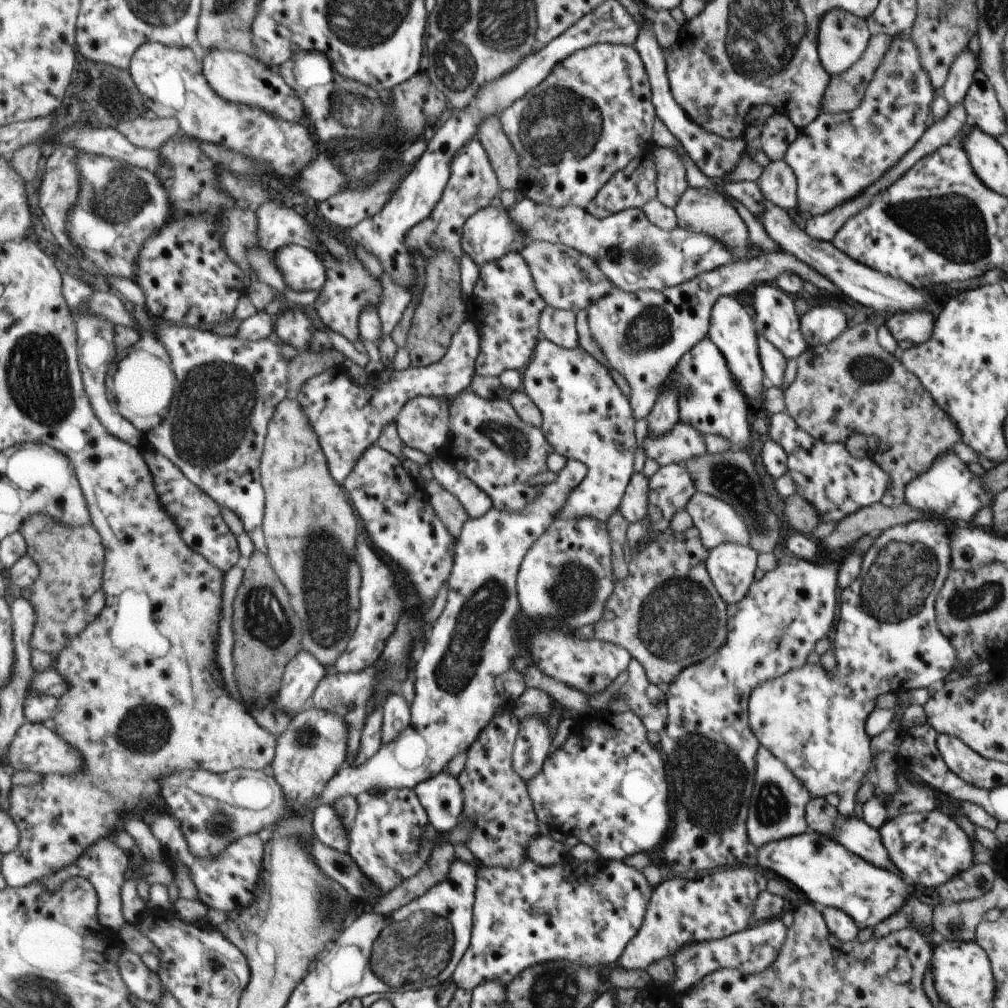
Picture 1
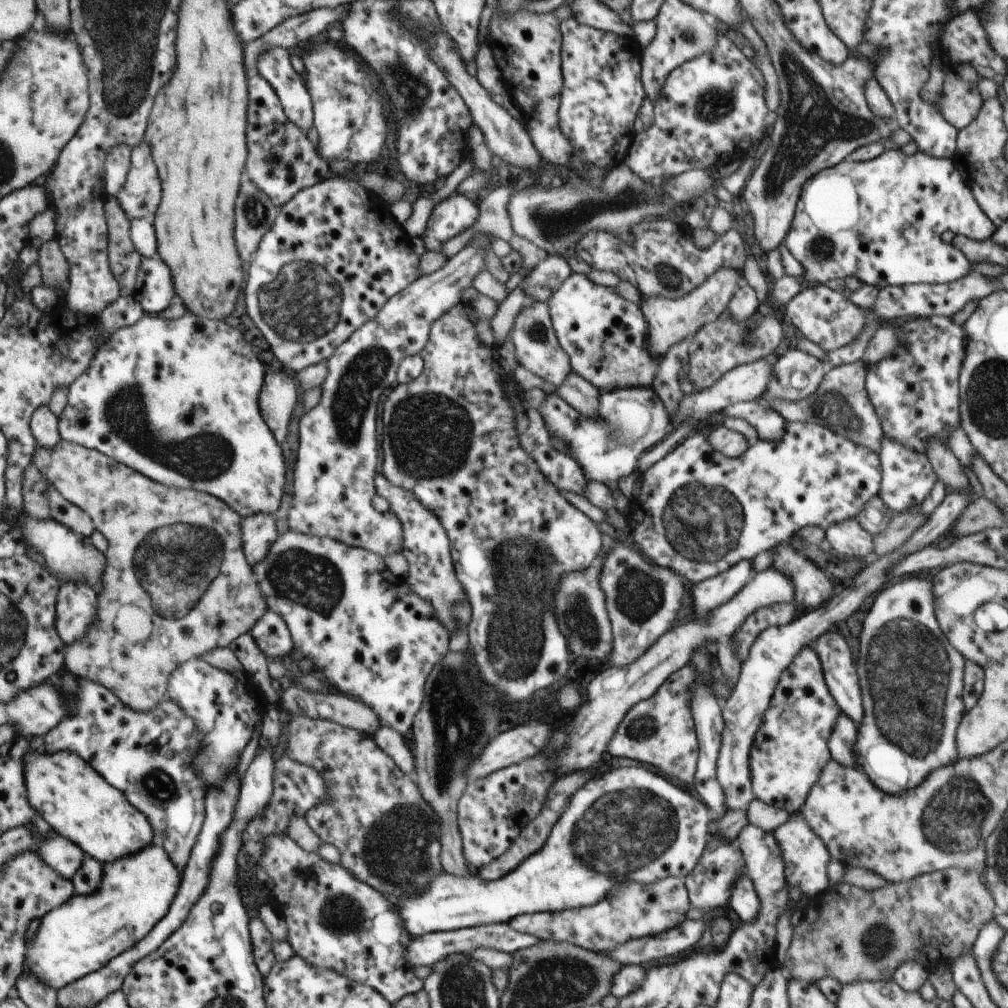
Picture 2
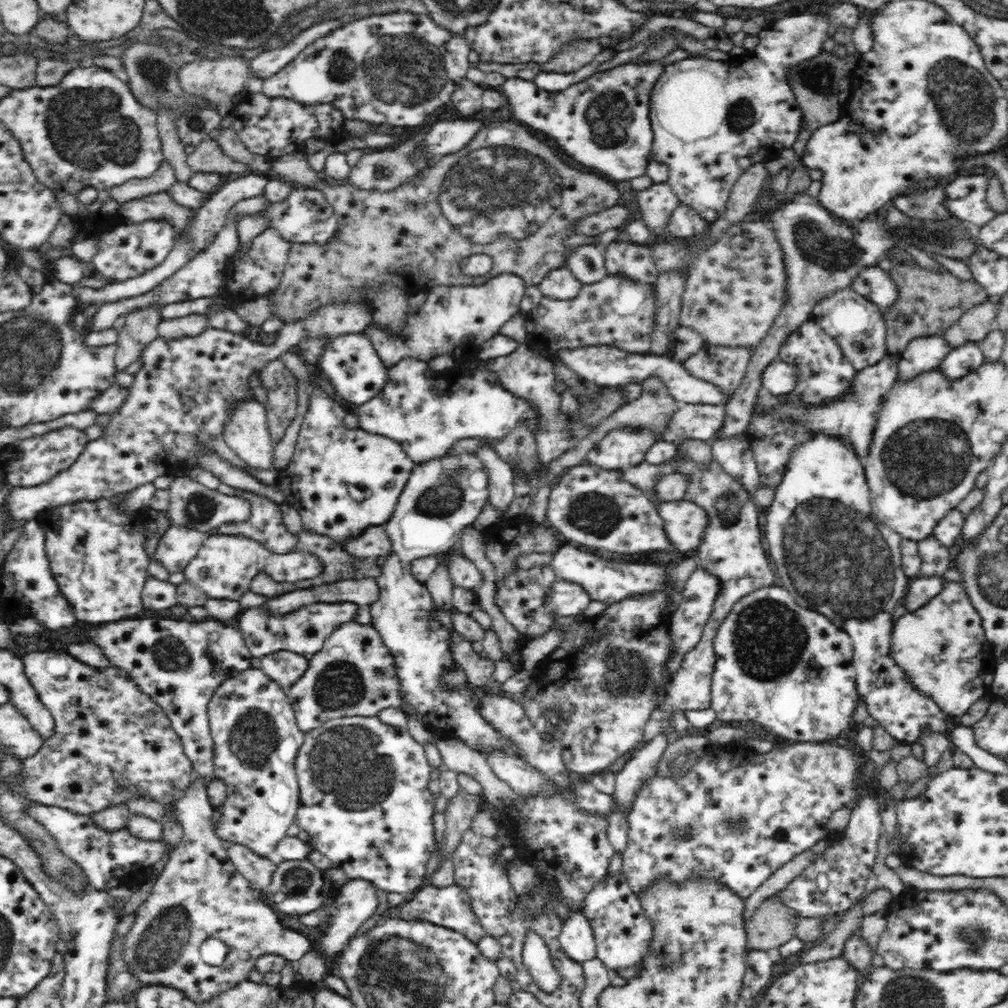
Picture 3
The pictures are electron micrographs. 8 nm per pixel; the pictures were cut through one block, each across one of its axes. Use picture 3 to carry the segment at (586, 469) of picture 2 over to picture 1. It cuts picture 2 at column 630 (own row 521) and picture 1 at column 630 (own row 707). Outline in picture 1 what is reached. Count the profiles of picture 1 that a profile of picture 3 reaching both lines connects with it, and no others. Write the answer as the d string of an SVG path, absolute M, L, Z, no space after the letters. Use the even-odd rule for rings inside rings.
M549 340L538 342L538 354L522 370L522 390L540 409L543 423L541 430L553 445L554 453L562 454L568 459L584 462L589 468L588 476L570 494L566 504L558 510L555 518L576 520L576 518L593 518L607 523L616 513L624 500L634 471L634 452L638 446L634 426L636 419L628 398L612 379L612 375L598 360L581 348L567 349L556 346Z

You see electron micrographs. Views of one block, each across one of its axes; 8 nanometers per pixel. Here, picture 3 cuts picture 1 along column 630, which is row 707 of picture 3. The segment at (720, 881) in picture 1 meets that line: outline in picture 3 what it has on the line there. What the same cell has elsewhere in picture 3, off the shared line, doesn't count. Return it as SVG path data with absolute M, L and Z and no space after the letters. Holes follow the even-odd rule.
M947 582L942 591L919 610L904 614L898 619L891 632L890 650L894 650L894 662L902 666L901 669L906 670L906 674L910 674L910 682L918 686L918 691L926 690L926 694L934 694L933 701L946 714L961 717L976 700L989 695L996 664L993 646L986 638L980 614L974 609L965 588L958 582Z

